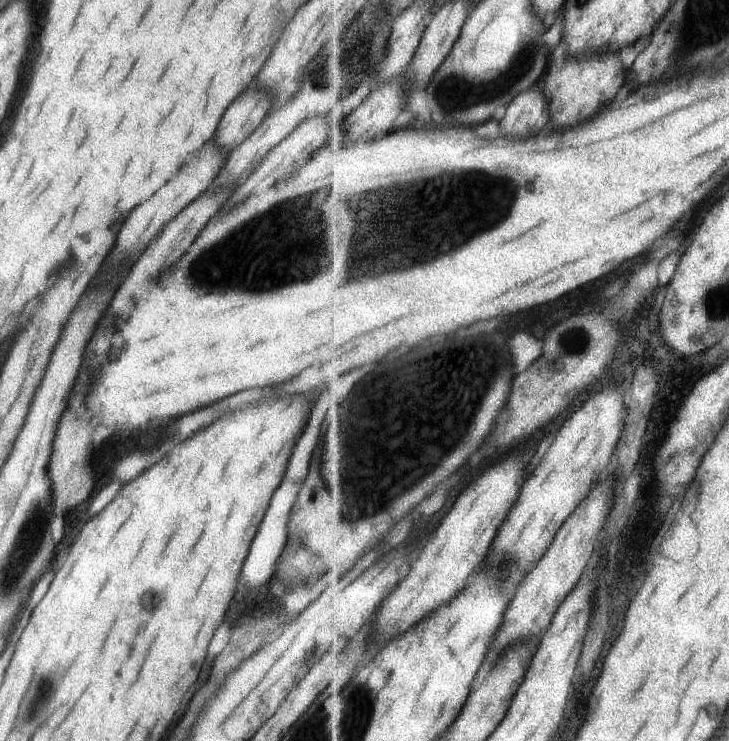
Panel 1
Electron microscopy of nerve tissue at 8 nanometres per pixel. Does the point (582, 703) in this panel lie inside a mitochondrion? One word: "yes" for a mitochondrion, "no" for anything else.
no

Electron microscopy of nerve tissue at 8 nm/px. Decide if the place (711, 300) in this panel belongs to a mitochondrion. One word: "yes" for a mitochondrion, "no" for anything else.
yes

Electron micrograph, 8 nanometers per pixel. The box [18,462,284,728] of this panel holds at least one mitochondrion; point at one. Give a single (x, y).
(44, 686)

